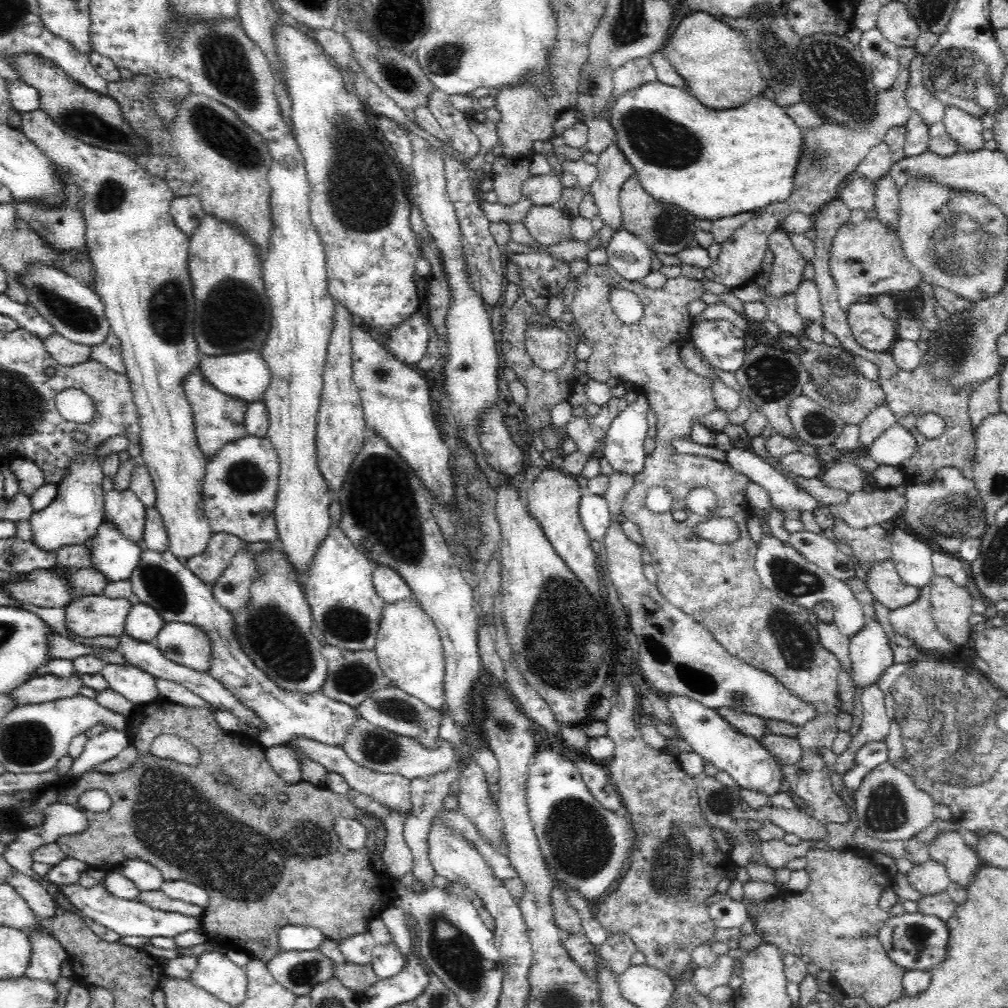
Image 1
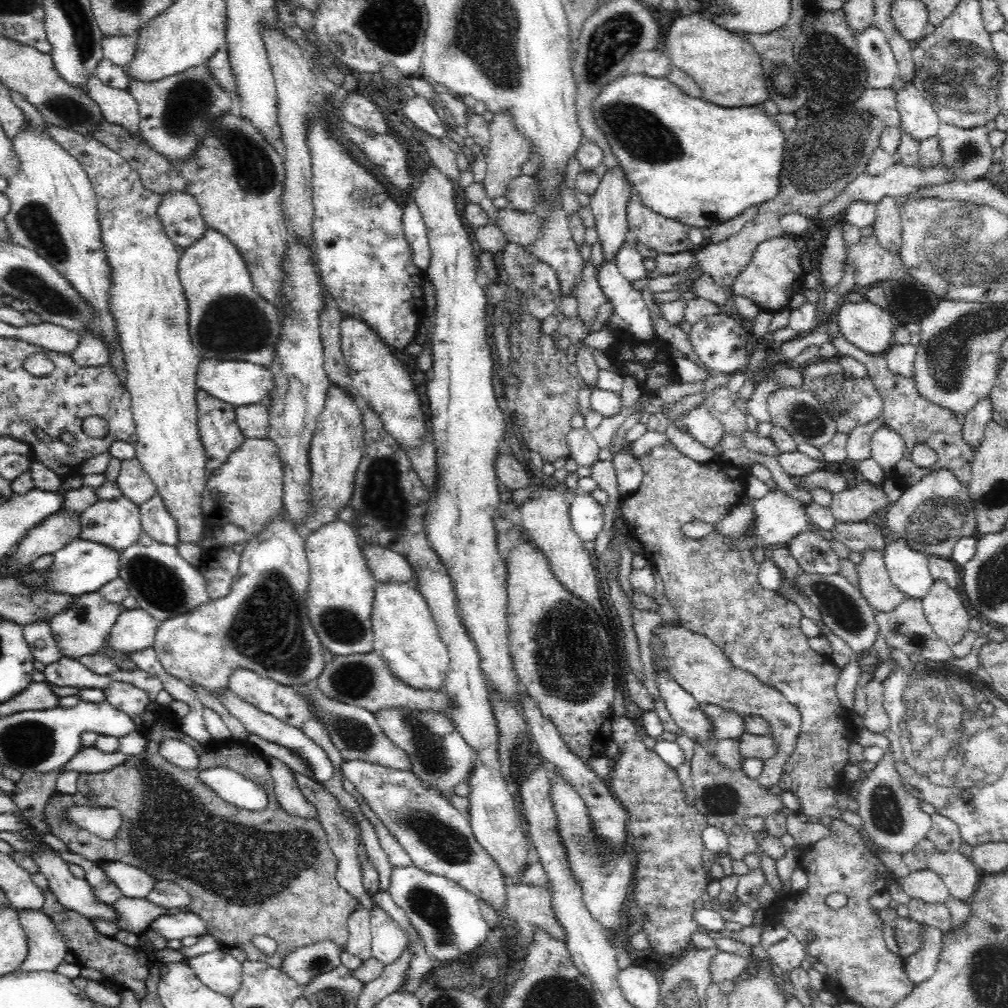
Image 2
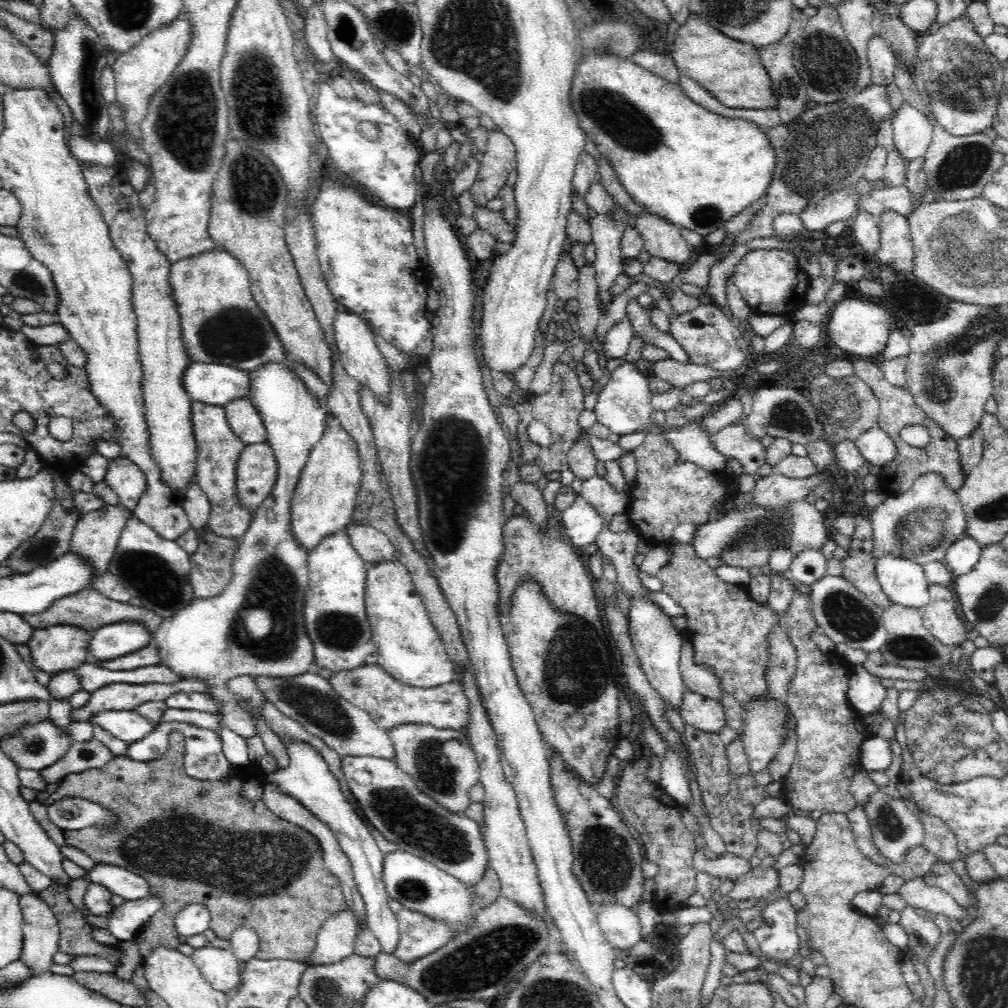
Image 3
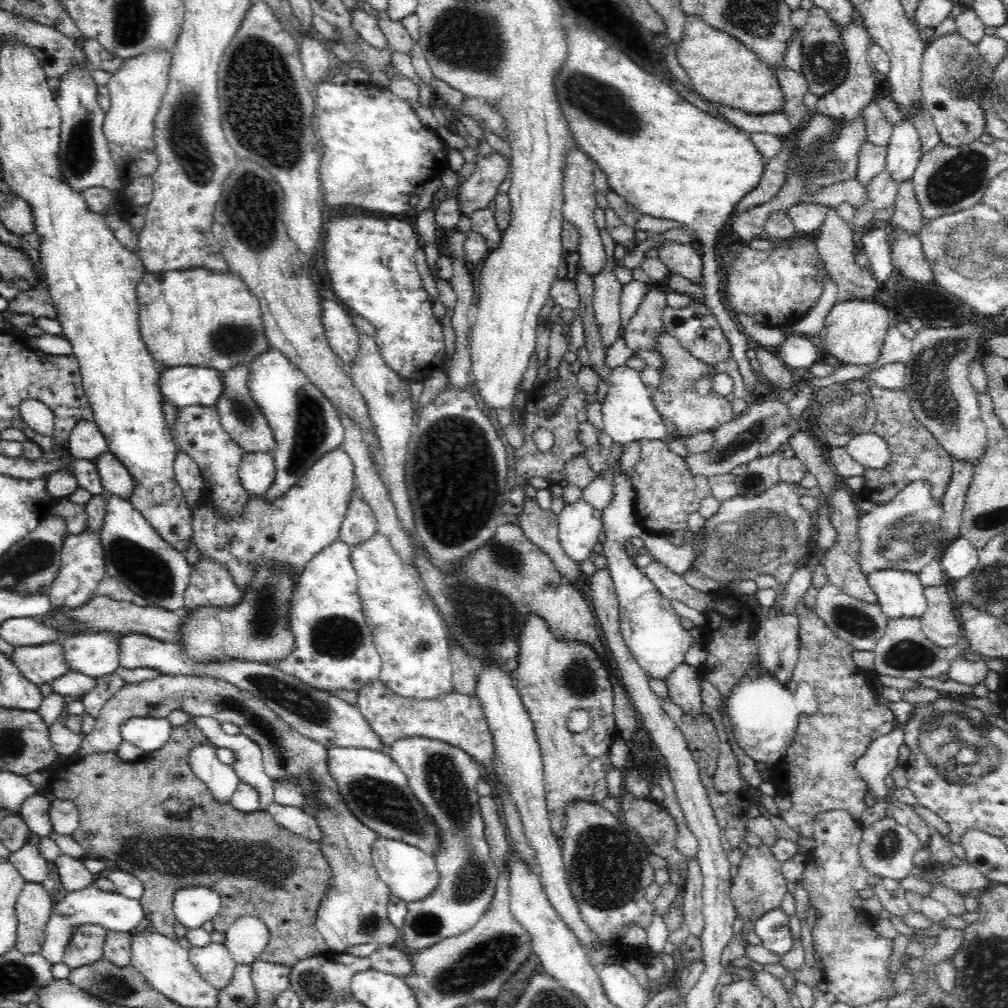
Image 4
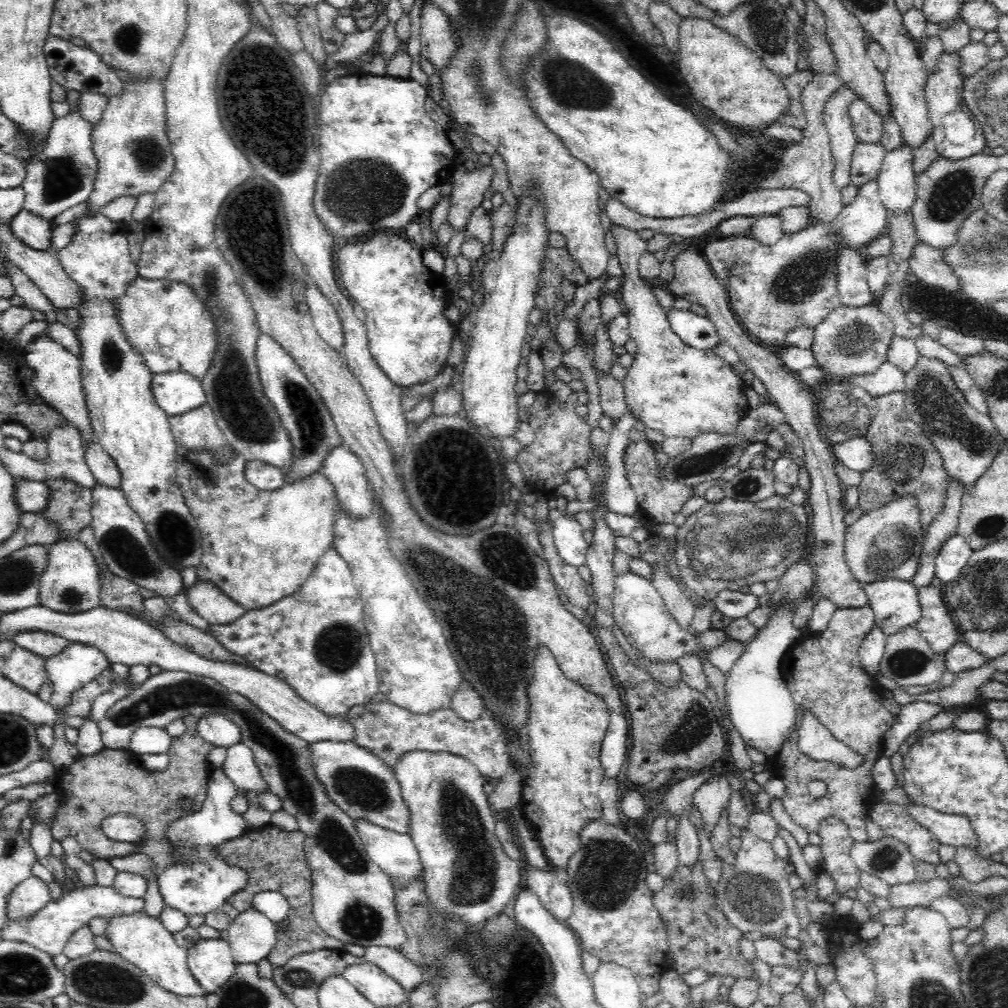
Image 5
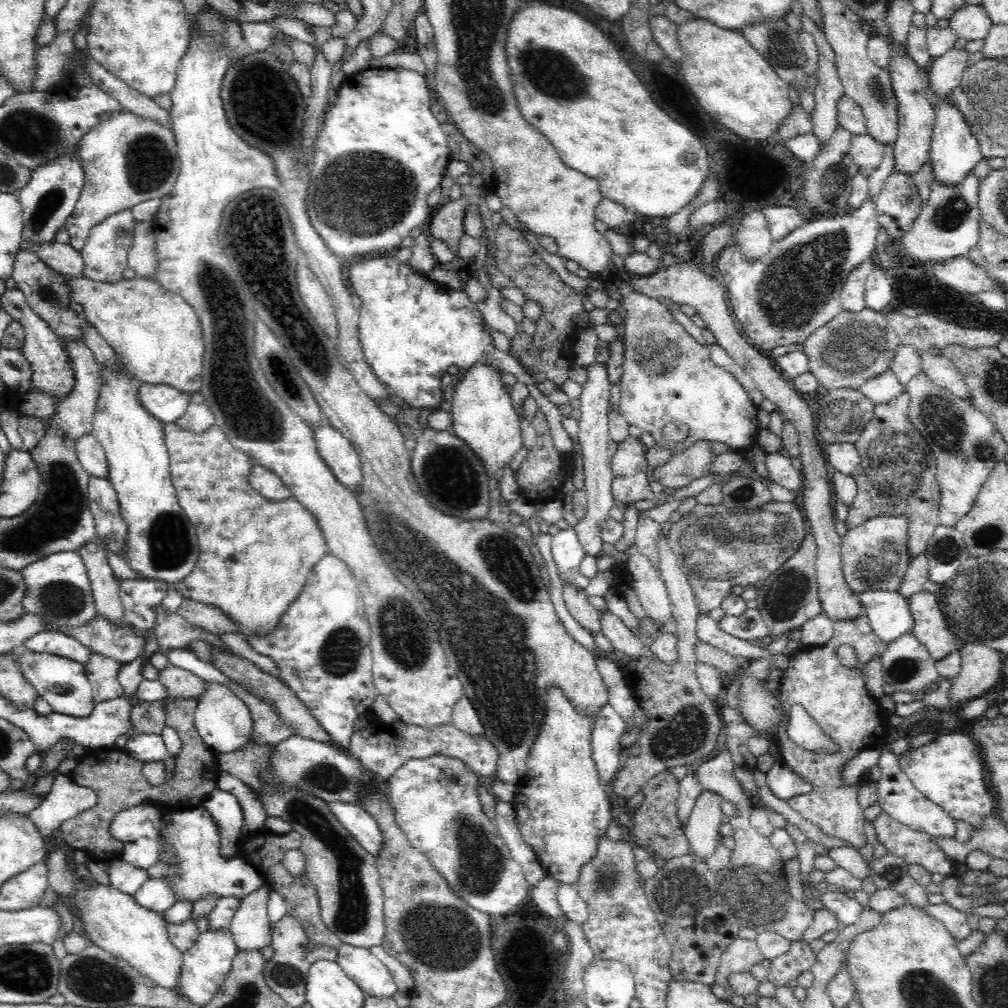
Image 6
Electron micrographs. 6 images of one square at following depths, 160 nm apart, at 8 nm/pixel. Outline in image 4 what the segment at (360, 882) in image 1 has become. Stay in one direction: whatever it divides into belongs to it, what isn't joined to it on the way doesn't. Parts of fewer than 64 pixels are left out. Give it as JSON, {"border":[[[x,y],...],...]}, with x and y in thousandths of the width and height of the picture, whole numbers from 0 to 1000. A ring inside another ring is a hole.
{"border":[[[185,715],[183,718],[177,718],[170,722],[167,734],[163,739],[155,745],[146,747],[137,755],[122,755],[115,747],[108,746],[105,748],[91,748],[85,750],[81,756],[77,758],[63,758],[52,766],[51,784],[52,788],[58,793],[64,793],[71,795],[79,804],[79,815],[76,823],[71,825],[70,830],[83,841],[83,847],[87,851],[93,852],[107,852],[113,856],[115,861],[120,864],[131,866],[137,873],[139,873],[144,880],[143,887],[139,891],[144,910],[147,912],[147,919],[143,923],[133,924],[132,927],[143,927],[152,924],[153,926],[165,928],[165,930],[172,932],[176,935],[177,930],[174,924],[174,905],[173,905],[173,887],[177,883],[183,883],[185,880],[201,879],[206,880],[208,883],[213,883],[219,891],[219,901],[216,907],[209,913],[211,920],[214,924],[224,927],[226,921],[236,911],[248,908],[254,910],[266,920],[266,937],[261,941],[260,947],[256,948],[256,952],[262,954],[272,954],[283,956],[284,958],[292,958],[298,951],[308,950],[312,947],[316,947],[323,943],[323,935],[319,932],[319,928],[315,925],[313,918],[313,909],[316,902],[316,897],[320,891],[323,891],[323,884],[327,877],[328,862],[326,856],[322,853],[322,849],[318,845],[318,839],[315,835],[309,834],[307,831],[298,830],[288,823],[282,822],[272,812],[264,805],[253,805],[248,807],[240,807],[228,797],[215,796],[212,789],[209,788],[208,783],[204,781],[196,772],[191,768],[188,762],[188,752],[188,744],[198,739],[198,736],[206,735],[196,720],[192,719],[192,715]]]}

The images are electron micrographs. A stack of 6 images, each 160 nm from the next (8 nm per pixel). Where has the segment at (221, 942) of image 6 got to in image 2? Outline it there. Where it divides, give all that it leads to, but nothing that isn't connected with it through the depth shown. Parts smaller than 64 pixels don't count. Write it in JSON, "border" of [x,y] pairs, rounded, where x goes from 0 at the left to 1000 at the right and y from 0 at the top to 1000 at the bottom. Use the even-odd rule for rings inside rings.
{"border":[[[215,941],[188,949],[188,958],[196,972],[213,985],[230,990],[239,979],[241,973],[239,956],[227,944]]]}

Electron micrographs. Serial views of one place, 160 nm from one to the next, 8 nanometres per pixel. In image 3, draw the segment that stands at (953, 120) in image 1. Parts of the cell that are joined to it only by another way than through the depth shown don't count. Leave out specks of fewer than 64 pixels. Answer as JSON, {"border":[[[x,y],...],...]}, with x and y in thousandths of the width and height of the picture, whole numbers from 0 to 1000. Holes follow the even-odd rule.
{"border":[[[929,122],[926,127],[926,136],[923,145],[916,157],[916,169],[918,169],[919,173],[920,187],[930,192],[929,199],[957,198],[970,195],[975,190],[978,183],[982,181],[986,171],[997,163],[994,159],[994,154],[989,149],[984,138],[975,131],[954,136],[944,135]]]}

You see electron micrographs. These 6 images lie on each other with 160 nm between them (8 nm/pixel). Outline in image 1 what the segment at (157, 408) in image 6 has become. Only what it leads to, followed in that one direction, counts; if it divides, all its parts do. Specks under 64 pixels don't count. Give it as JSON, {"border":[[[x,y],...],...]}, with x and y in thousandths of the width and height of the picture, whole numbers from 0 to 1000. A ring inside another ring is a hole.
{"border":[[[244,347],[242,350],[208,354],[198,351],[197,364],[203,377],[217,389],[239,395],[248,401],[261,398],[260,393],[268,381],[268,368],[259,348]]]}

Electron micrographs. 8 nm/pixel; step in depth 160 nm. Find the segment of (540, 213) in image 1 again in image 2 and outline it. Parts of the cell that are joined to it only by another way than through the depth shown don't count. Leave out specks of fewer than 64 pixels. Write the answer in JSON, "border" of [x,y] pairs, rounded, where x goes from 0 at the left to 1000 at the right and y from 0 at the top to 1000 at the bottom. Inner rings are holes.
{"border":[[[507,205],[495,208],[492,221],[506,240],[524,245],[537,234],[539,216]]]}

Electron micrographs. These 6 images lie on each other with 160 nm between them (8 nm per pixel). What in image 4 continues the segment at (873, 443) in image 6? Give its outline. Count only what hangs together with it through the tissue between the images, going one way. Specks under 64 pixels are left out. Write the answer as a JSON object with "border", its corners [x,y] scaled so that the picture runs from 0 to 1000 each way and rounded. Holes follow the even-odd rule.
{"border":[[[860,373],[859,378],[870,408],[870,419],[866,428],[880,438],[884,446],[884,455],[875,464],[861,464],[857,467],[857,486],[855,494],[865,500],[877,500],[885,496],[891,487],[897,486],[904,478],[919,476],[924,482],[924,494],[935,495],[943,477],[946,454],[942,452],[928,433],[909,417],[902,393],[896,387],[881,387],[871,383]]]}

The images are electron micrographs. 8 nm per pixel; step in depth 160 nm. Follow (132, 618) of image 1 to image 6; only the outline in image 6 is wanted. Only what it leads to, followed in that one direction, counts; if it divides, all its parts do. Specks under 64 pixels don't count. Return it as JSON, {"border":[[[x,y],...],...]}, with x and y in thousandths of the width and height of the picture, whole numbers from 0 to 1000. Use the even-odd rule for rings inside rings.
{"border":[[[23,640],[16,647],[19,665],[23,673],[35,684],[37,690],[44,692],[54,706],[83,712],[89,710],[93,702],[91,682],[88,679],[83,659],[55,649],[30,648]]]}

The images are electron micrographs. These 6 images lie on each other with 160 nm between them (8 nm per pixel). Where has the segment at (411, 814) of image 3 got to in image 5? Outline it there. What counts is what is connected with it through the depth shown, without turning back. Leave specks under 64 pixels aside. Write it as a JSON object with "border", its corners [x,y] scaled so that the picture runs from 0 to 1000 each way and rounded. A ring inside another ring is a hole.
{"border":[[[351,735],[313,736],[308,739],[308,753],[315,775],[323,781],[325,791],[349,814],[359,813],[394,827],[407,829],[407,802],[401,797],[391,762],[385,761],[371,746],[355,741]]]}

